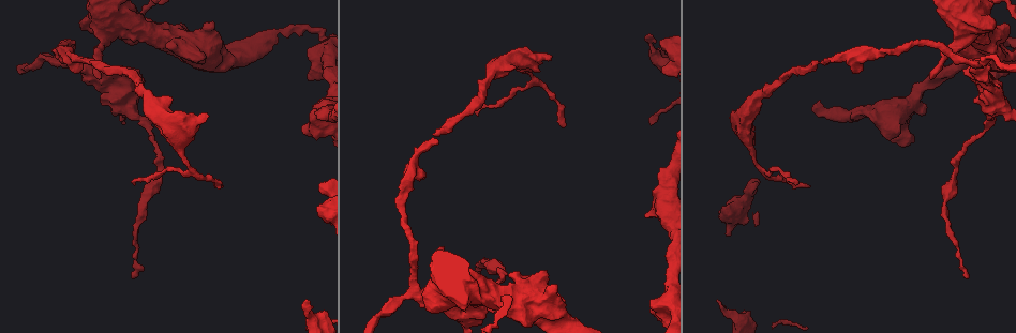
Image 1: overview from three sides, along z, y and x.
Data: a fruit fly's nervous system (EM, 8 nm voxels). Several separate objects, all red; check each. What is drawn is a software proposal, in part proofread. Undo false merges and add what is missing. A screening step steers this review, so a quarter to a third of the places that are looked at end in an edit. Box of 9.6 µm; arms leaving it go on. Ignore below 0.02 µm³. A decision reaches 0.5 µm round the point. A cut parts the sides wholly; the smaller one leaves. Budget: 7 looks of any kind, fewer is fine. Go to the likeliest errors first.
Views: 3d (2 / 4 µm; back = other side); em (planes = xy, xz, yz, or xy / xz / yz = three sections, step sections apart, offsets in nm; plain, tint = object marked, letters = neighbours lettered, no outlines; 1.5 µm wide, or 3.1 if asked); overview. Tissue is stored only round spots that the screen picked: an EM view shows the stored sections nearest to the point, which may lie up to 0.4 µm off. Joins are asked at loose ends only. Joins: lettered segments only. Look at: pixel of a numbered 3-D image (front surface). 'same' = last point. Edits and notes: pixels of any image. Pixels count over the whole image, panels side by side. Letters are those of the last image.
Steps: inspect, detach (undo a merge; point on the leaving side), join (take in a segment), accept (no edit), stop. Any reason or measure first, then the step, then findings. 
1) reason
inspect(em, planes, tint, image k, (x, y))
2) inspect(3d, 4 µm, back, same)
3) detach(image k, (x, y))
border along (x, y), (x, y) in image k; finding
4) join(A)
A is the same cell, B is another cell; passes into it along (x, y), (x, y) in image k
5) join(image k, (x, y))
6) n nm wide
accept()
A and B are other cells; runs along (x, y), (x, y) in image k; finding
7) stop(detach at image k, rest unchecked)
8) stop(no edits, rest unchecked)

end of a long branch
inspect(3d, 2 µm, image 1, (649, 33))

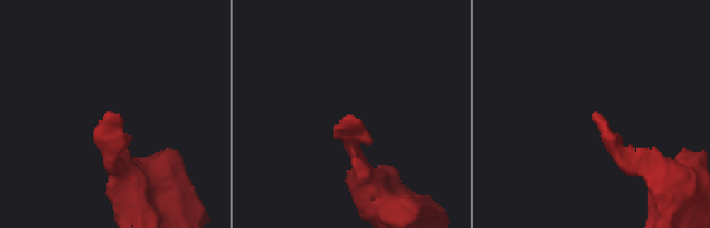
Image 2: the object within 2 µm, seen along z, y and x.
shape alone is not enough
inspect(em, planes, tint, image 2, (111, 112))

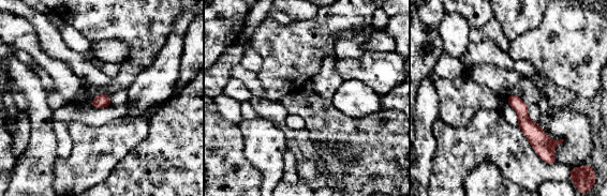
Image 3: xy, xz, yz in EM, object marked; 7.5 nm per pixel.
inspect(em, planes, letters, same)

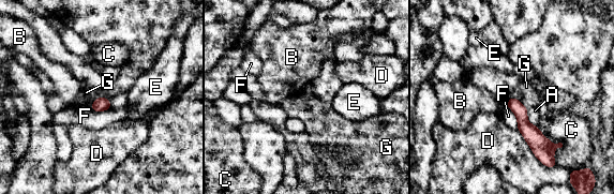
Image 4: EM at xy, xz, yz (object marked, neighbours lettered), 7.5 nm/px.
100 nm wide
accept()
A, B, C, D, E, F and G are other cells; border along (512, 96), (526, 108) in image 4; no lettered segment goes on from it

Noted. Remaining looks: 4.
stops while still wide
inspect(em, planes, letters, image 1, (550, 57))

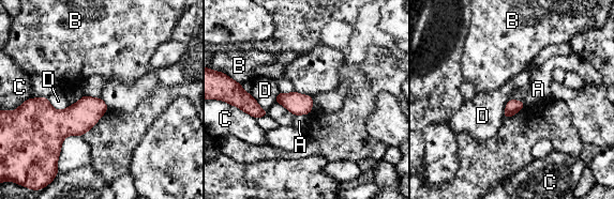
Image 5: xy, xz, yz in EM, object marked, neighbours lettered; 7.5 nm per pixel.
accept()
A, B, C and D are other cells; border along (46, 97), (56, 109), (69, 106) in image 5; none of them fits

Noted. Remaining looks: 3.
an open end
inspect(em, yz, step 8, letters, image 1, (856, 71))

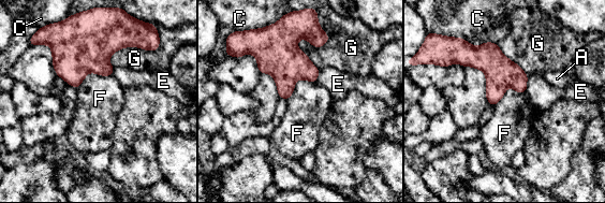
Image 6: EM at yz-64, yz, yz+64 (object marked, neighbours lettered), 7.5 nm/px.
another direction
inspect(em, planes, letters, same)

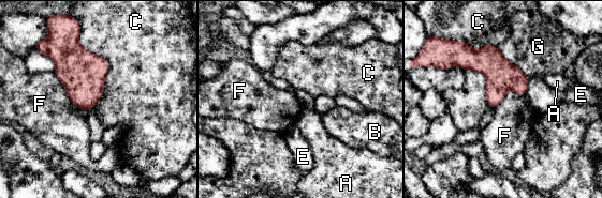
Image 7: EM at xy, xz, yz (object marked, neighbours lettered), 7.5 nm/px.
accept()
A, B, C, E, F and G are other cells; border along (525, 94), (509, 90), (493, 108) in image 7; no lettered segment goes on from it

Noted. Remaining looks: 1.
stop(no edits, rest unchecked)

